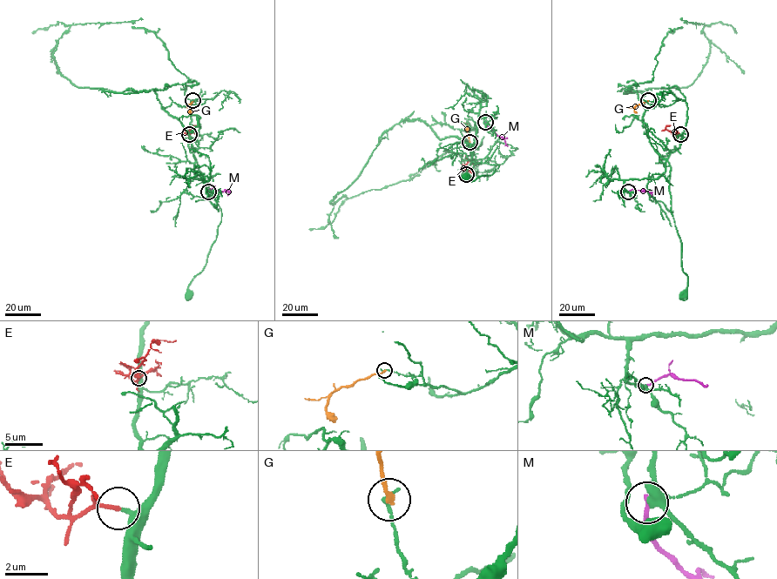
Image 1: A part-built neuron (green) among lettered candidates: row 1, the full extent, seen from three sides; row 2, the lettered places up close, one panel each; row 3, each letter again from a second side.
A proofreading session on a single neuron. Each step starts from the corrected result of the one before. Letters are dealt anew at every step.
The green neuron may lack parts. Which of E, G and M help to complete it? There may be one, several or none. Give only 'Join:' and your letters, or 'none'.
Join: E

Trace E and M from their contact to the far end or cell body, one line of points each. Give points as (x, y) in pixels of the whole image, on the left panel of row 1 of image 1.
E: (190, 134), (187, 134), (192, 126), (199, 124)
M: (208, 191), (228, 191), (227, 195)

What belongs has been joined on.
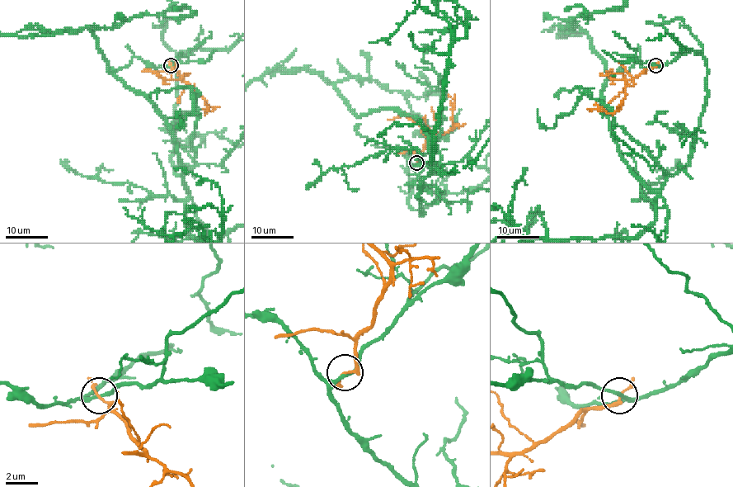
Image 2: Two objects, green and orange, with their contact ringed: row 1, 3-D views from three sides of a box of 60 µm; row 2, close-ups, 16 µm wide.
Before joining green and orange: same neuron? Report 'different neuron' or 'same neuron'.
different neuron

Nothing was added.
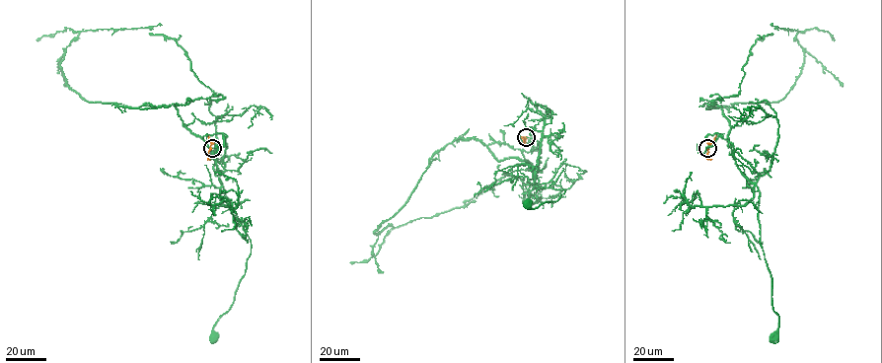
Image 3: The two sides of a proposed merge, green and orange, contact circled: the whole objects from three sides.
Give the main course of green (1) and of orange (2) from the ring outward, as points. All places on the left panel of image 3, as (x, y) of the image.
1: (212, 148), (223, 146), (226, 136), (225, 168), (220, 181), (251, 248), (233, 303), (212, 328), (214, 337)
2: (212, 148), (207, 135)

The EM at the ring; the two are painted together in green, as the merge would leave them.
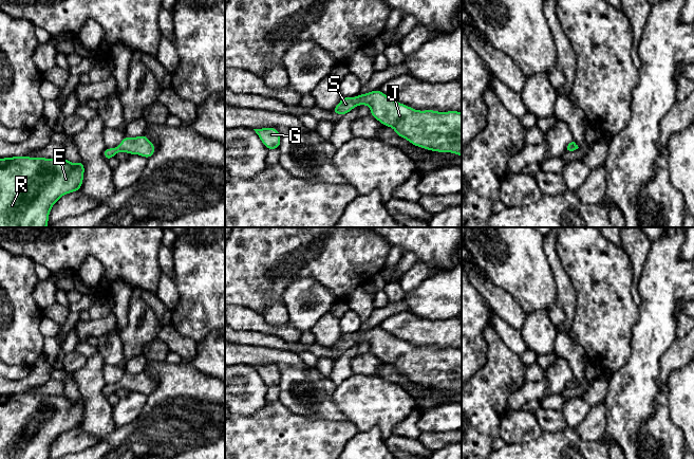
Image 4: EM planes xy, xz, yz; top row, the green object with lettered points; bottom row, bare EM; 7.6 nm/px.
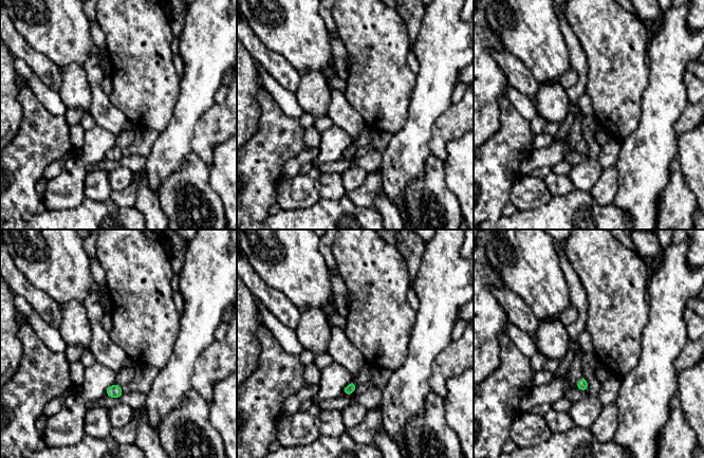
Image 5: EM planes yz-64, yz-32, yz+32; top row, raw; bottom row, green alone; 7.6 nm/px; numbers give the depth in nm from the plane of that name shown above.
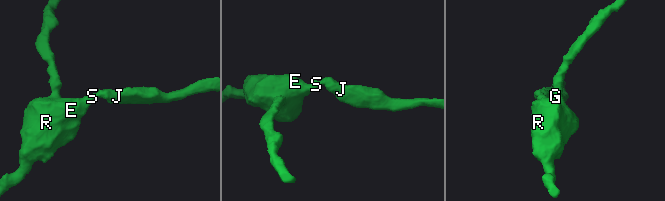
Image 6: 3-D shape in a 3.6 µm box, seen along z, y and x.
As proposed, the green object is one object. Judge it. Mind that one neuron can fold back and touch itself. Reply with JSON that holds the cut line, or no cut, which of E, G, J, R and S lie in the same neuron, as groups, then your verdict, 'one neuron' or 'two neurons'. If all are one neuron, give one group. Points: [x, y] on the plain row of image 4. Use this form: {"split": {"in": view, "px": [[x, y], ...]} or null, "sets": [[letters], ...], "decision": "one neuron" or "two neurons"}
{"split": null, "sets": [["E", "G", "J", "R", "S"]], "decision": "one neuron"}

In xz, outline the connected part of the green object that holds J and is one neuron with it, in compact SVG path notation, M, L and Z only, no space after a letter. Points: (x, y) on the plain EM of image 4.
M377 326L356 334L341 334L340 339L332 349L343 353L355 346L357 342L368 342L373 354L383 363L392 364L398 373L408 377L414 383L436 389L451 389L462 393L462 349L459 348L415 347L394 337Z

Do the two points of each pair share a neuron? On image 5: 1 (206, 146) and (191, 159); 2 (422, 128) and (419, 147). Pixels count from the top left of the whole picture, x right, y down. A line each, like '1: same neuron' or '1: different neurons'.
1: different neurons
2: same neuron

